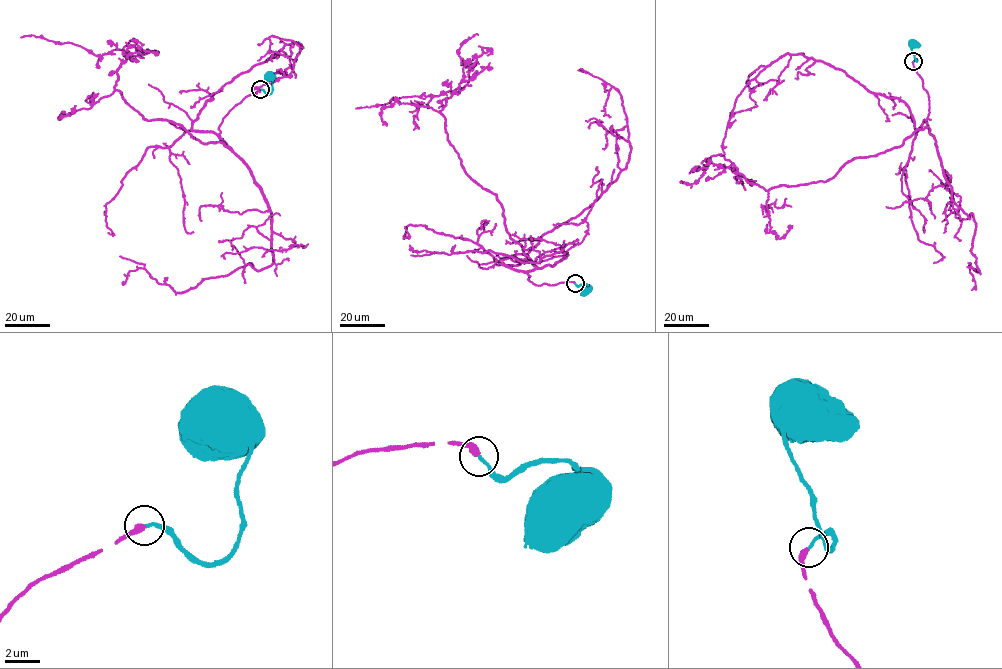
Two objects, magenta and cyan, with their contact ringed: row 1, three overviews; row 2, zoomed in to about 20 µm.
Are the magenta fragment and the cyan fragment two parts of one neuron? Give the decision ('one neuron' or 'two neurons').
one neuron

